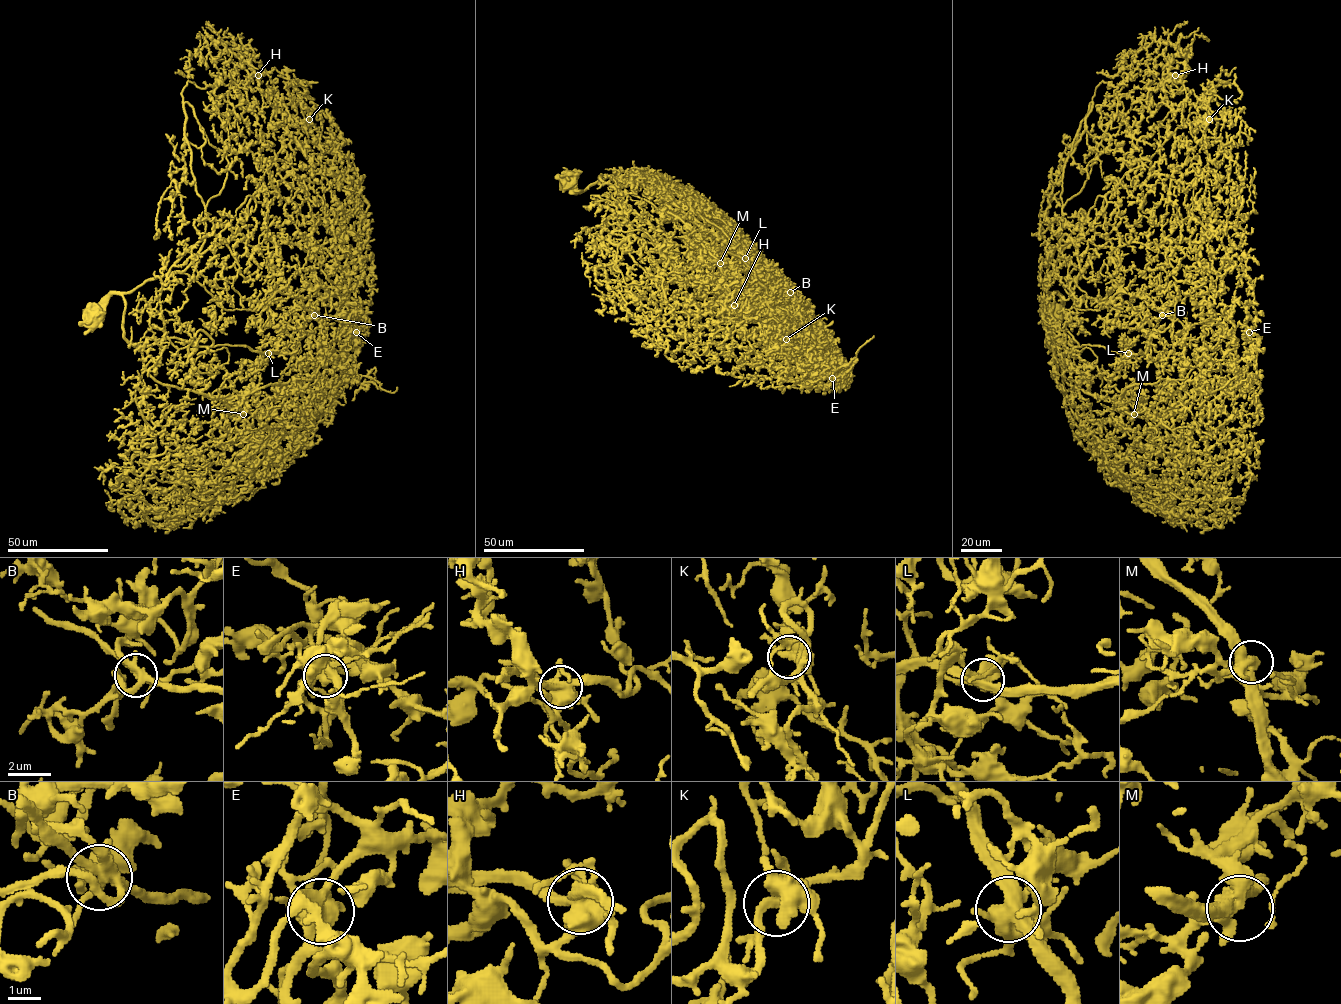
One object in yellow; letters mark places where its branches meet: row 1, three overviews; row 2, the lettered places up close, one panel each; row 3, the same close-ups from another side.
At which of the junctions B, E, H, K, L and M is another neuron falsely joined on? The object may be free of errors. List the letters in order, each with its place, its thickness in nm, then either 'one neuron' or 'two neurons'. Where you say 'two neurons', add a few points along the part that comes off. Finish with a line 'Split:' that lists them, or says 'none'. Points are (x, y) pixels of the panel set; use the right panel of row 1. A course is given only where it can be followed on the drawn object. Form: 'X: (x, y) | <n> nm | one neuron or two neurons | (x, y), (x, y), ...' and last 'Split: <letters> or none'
B: (1162, 315) | 340 nm | one neuron
E: (1249, 332) | 480 nm | two neurons | (1249, 332), (1249, 336), (1257, 340), (1254, 368), (1258, 374), (1243, 380), (1236, 376), (1212, 393), (1207, 387)
H: (1175, 75) | 550 nm | one neuron
K: (1209, 119) | 400 nm | one neuron
L: (1128, 353) | 500 nm | one neuron
M: (1134, 414) | 440 nm | one neuron
Split: E

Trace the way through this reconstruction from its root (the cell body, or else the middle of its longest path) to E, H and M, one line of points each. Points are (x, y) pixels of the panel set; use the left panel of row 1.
E: (96, 317), (113, 294), (183, 272), (227, 310), (292, 294), (320, 325), (338, 328), (353, 315), (356, 332)
H: (96, 317), (110, 296), (165, 275), (205, 236), (207, 202), (227, 177), (228, 117), (257, 74)
M: (96, 317), (119, 294), (123, 336), (153, 377), (216, 395), (243, 414)

